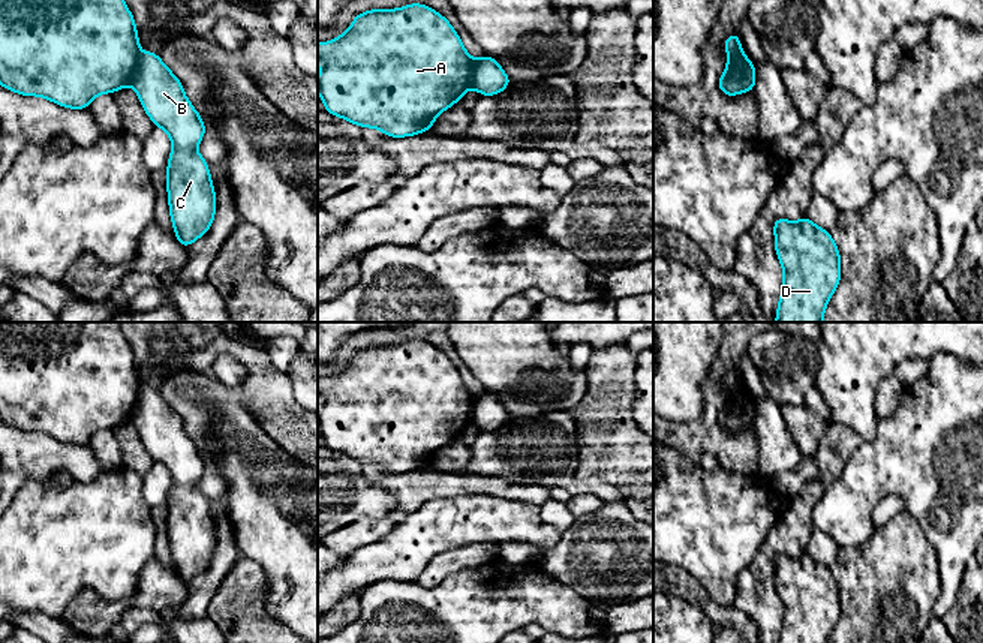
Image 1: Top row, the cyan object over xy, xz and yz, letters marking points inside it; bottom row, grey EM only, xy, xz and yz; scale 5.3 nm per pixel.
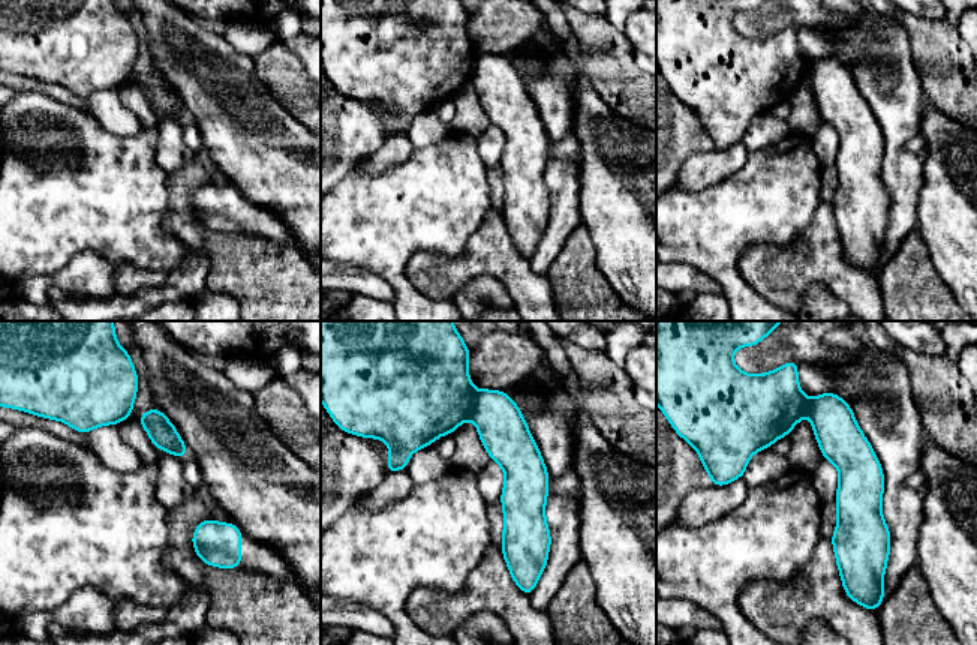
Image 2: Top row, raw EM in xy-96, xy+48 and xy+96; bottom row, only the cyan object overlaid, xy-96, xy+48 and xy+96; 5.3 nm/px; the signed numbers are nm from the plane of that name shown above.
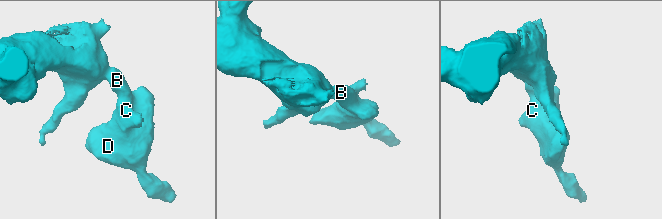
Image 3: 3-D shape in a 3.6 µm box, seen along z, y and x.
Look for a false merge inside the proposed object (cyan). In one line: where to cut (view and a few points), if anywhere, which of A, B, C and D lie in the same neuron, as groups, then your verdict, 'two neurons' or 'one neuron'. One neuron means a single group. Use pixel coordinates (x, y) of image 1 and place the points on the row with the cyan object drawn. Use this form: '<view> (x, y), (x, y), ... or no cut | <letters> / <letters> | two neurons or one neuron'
xy (141, 53), (129, 83) | A / B C D | two neurons

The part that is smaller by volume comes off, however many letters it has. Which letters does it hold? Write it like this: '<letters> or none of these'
B, C, D

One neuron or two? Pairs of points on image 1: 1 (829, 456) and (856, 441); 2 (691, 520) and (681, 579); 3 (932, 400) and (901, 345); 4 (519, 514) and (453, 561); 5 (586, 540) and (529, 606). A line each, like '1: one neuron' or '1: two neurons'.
1: one neuron
2: two neurons
3: two neurons
4: two neurons
5: two neurons

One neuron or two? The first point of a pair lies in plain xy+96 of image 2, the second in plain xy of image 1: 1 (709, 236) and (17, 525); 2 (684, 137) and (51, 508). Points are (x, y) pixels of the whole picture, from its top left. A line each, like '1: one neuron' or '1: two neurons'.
1: one neuron
2: two neurons

